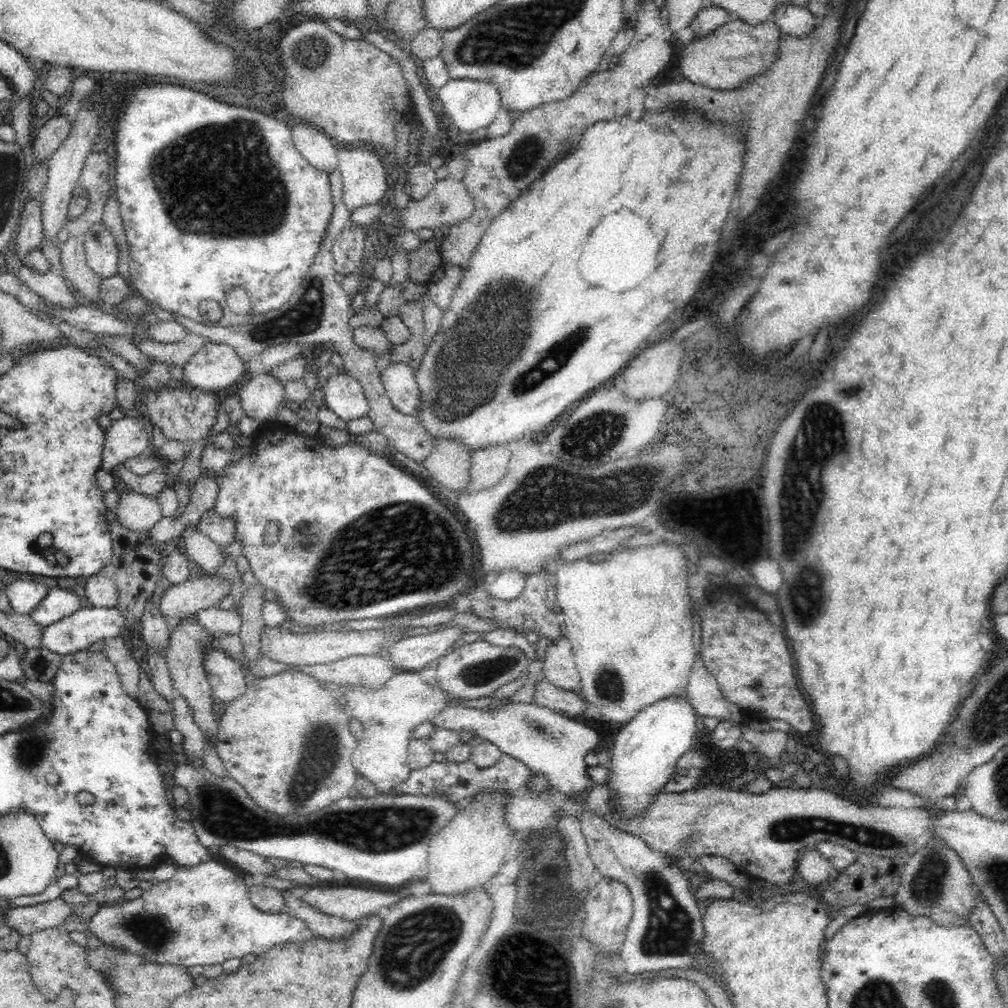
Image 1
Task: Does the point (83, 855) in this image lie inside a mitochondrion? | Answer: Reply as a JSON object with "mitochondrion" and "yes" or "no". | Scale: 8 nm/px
{"mitochondrion":"no"}

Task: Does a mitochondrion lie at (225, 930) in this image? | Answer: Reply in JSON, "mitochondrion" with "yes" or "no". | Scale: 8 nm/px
{"mitochondrion":"yes"}

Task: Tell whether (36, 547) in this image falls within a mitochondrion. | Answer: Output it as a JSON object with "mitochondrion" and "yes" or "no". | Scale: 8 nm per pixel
{"mitochondrion":"no"}

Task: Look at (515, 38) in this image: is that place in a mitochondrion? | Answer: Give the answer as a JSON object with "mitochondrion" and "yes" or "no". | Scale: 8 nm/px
{"mitochondrion":"yes"}

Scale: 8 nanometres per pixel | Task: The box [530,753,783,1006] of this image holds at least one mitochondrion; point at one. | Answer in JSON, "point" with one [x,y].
{"point":[669,930]}

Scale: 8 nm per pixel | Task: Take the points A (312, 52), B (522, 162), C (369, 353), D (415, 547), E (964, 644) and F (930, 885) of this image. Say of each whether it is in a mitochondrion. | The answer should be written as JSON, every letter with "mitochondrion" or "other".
{"A":"mitochondrion","B":"mitochondrion","C":"other","D":"mitochondrion","E":"other","F":"mitochondrion"}

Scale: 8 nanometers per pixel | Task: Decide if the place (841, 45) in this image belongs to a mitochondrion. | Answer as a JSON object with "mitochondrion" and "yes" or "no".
{"mitochondrion":"no"}

